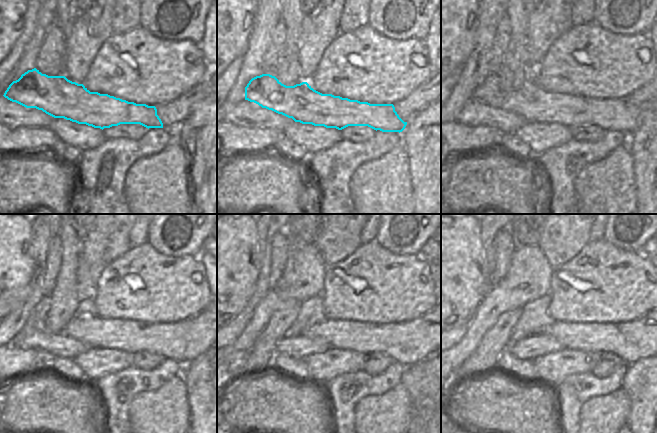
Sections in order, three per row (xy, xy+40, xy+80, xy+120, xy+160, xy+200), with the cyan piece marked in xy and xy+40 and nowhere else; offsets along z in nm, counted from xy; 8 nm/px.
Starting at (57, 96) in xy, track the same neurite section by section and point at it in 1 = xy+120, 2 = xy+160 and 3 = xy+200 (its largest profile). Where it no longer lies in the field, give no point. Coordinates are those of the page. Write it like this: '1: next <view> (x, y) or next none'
1: next xy+120 (183, 341)
2: next xy+160 (407, 343)
3: next xy+200 (636, 340)

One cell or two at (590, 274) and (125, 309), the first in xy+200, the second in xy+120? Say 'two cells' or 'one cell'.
one cell

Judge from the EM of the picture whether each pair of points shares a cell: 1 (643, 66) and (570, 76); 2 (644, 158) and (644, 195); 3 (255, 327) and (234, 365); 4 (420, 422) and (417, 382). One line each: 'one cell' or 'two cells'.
1: one cell
2: one cell
3: two cells
4: one cell

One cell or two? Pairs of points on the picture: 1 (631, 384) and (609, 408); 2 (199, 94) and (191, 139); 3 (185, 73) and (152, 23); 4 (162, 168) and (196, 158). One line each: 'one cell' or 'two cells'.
1: two cells
2: two cells
3: two cells
4: two cells

